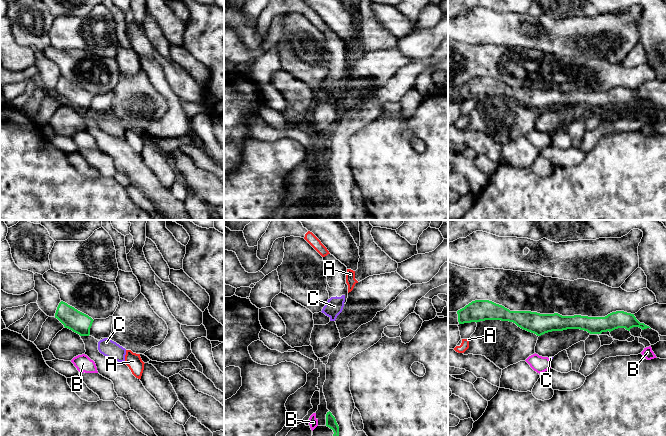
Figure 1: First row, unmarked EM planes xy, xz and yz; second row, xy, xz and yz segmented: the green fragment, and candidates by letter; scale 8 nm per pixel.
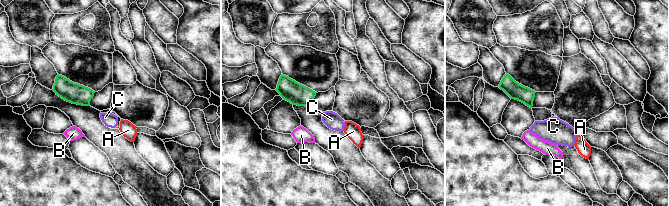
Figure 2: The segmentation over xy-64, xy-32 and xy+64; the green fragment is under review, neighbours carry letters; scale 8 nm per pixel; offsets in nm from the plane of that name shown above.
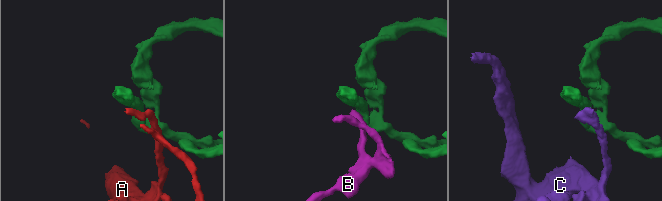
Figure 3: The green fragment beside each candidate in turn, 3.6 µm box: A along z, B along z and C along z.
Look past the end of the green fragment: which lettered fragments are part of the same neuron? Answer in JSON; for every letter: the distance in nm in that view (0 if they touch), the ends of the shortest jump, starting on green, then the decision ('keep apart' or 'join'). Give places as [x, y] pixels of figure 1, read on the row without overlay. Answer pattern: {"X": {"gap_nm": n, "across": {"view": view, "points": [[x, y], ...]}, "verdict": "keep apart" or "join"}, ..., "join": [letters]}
{"A": {"gap_nm": 130, "across": {"view": "yz", "points": [[462, 99], [462, 115]]}, "verdict": "keep apart"}, "B": {"gap_nm": 70, "across": {"view": "xz", "points": [[326, 195], [317, 195]]}, "verdict": "keep apart"}, "C": {"gap_nm": 100, "across": {"view": "xy", "points": [[89, 110], [98, 118]]}, "verdict": "keep apart"}, "join": []}

